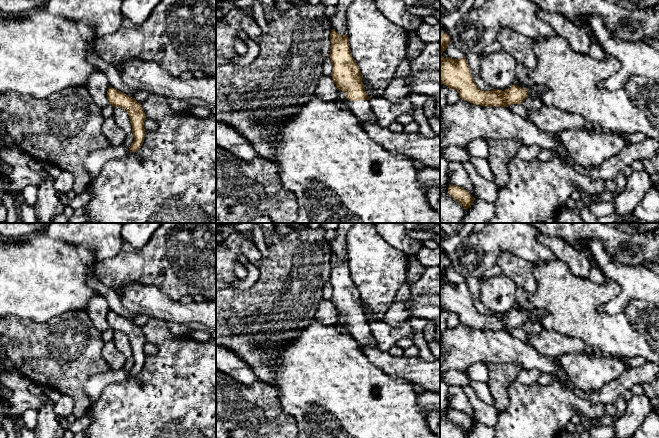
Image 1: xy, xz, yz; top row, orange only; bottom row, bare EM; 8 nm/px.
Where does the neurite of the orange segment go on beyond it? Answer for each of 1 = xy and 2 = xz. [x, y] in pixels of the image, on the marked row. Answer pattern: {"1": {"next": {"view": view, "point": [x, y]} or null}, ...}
{"1": {"next": null}, "2": {"next": {"view": "xz", "point": [361, 110]}}}

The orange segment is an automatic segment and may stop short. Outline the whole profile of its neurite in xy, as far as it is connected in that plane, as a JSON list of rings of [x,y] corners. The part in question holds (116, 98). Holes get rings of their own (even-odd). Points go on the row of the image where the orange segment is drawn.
[[[109,87],[107,91],[107,98],[112,106],[121,107],[128,113],[132,125],[132,133],[134,135],[134,141],[129,147],[129,151],[138,151],[146,135],[144,128],[146,116],[141,103],[138,103],[133,97],[112,87]]]

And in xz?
[[[332,29],[330,41],[332,79],[339,89],[338,98],[345,103],[359,123],[377,123],[377,117],[369,101],[370,97],[362,82],[363,75],[351,55],[348,35],[340,35]]]

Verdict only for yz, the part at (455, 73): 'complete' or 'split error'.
split error

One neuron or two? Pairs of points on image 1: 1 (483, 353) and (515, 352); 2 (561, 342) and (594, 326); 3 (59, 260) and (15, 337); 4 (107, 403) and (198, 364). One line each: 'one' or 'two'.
1: one
2: two
3: two
4: one

